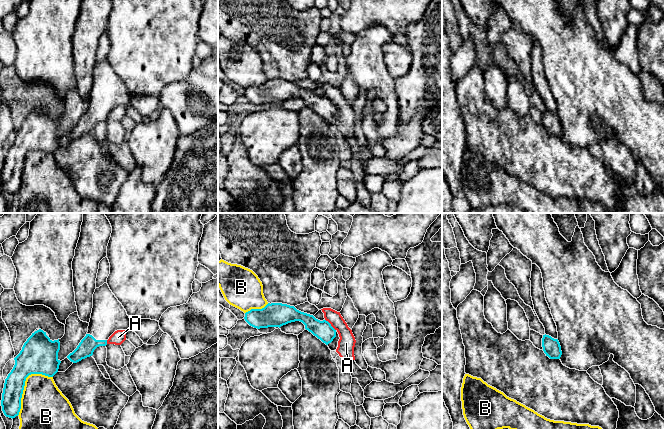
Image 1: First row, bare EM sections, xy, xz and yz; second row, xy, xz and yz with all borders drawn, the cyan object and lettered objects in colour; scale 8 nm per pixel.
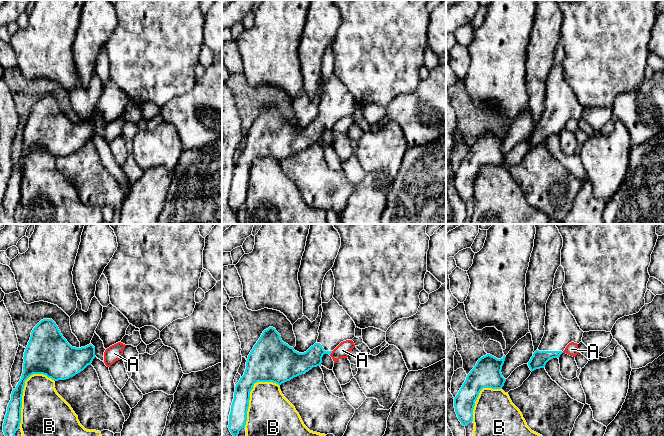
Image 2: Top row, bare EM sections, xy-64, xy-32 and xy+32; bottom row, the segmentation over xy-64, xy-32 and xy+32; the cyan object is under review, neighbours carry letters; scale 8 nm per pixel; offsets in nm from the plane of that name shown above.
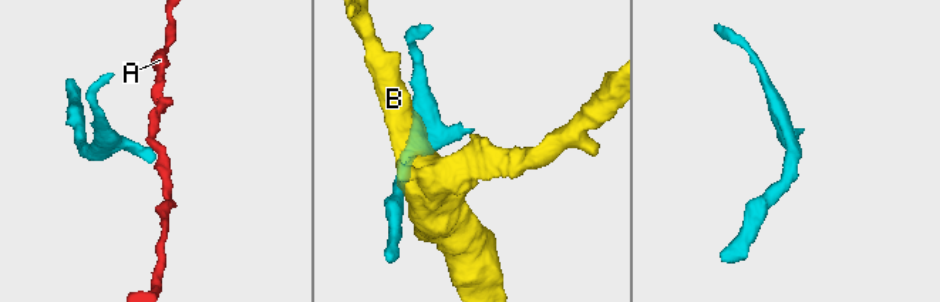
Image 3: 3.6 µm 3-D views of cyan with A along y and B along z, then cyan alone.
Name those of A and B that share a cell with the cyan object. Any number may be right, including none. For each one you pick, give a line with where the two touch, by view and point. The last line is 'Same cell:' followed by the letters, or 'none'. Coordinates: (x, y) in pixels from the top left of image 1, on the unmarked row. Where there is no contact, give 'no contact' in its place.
Same cell: none

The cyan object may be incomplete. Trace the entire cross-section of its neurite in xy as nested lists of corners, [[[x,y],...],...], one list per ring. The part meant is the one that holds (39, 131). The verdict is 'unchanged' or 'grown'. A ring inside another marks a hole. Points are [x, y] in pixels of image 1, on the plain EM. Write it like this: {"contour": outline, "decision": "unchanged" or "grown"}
{"contour": [[[41,105],[27,115],[5,155],[1,182],[6,193],[13,195],[19,191],[25,157],[29,151],[53,153],[58,148],[61,139],[58,135],[59,126],[59,115],[52,117]]], "decision": "unchanged"}

